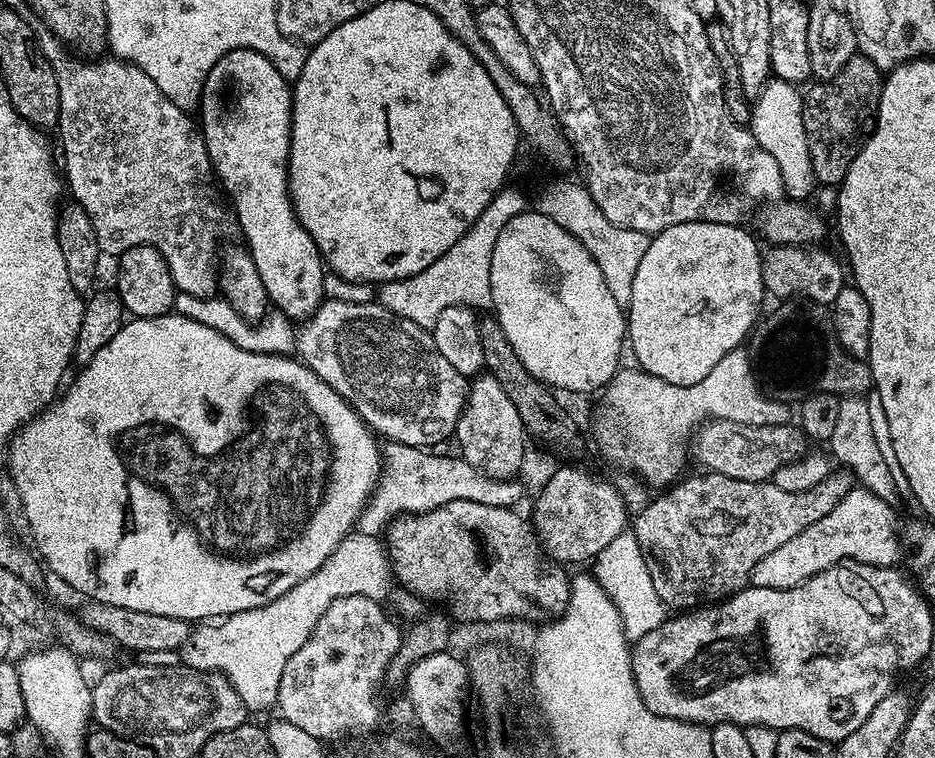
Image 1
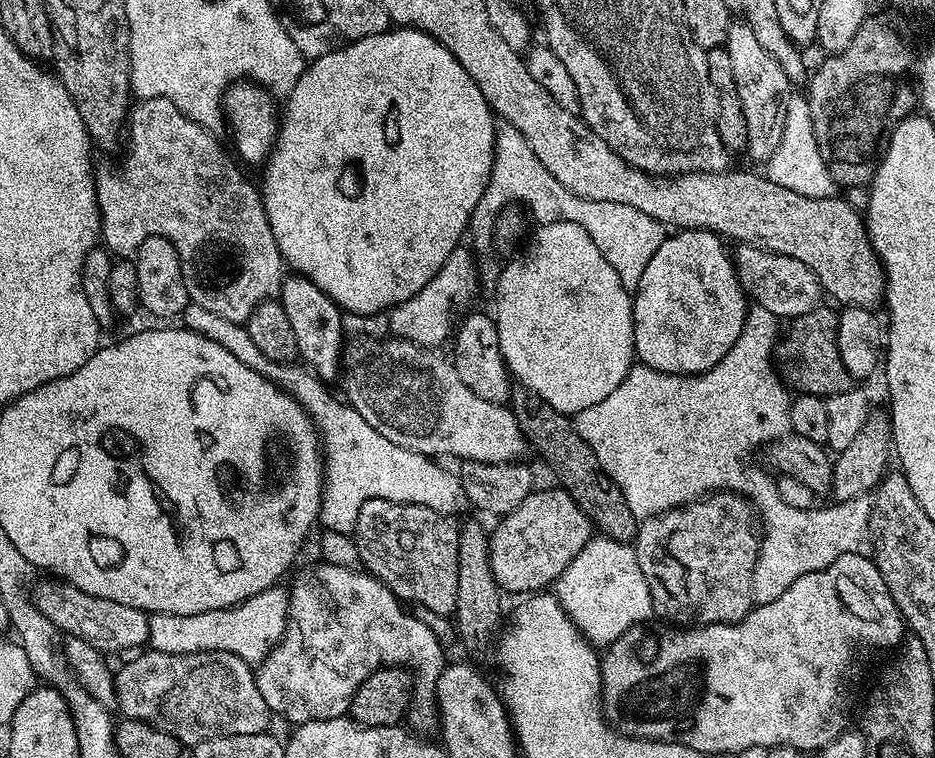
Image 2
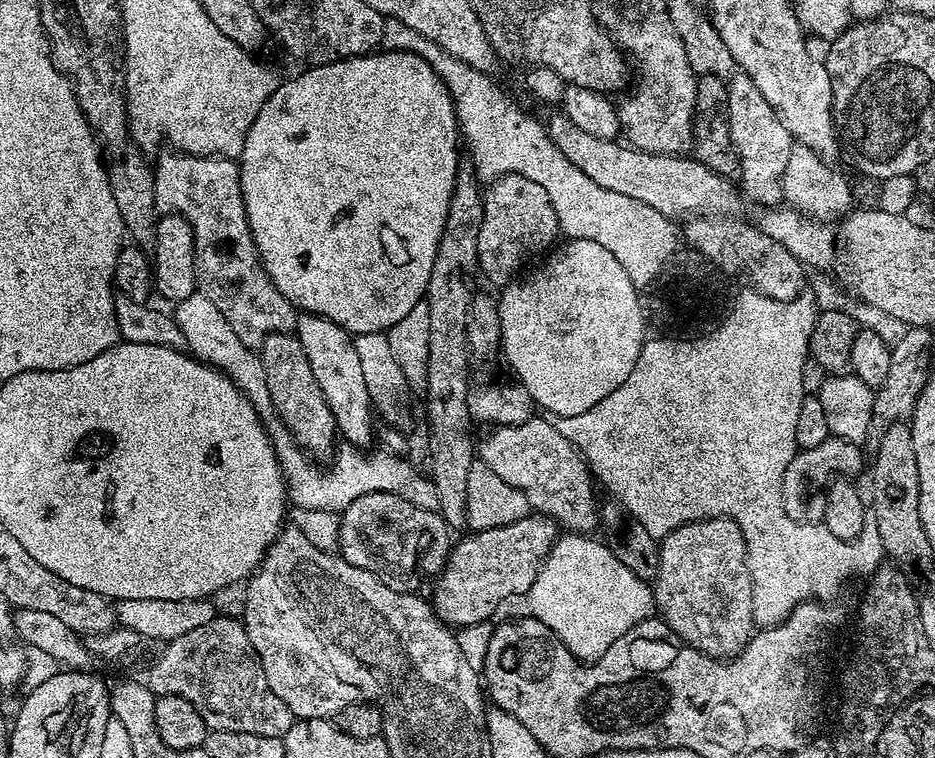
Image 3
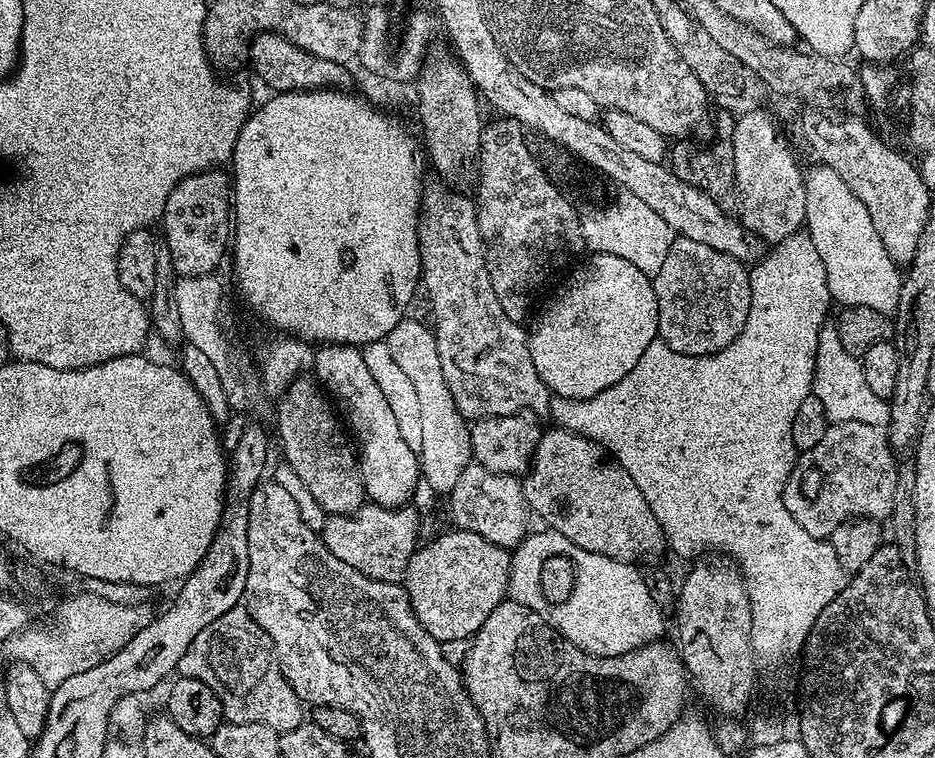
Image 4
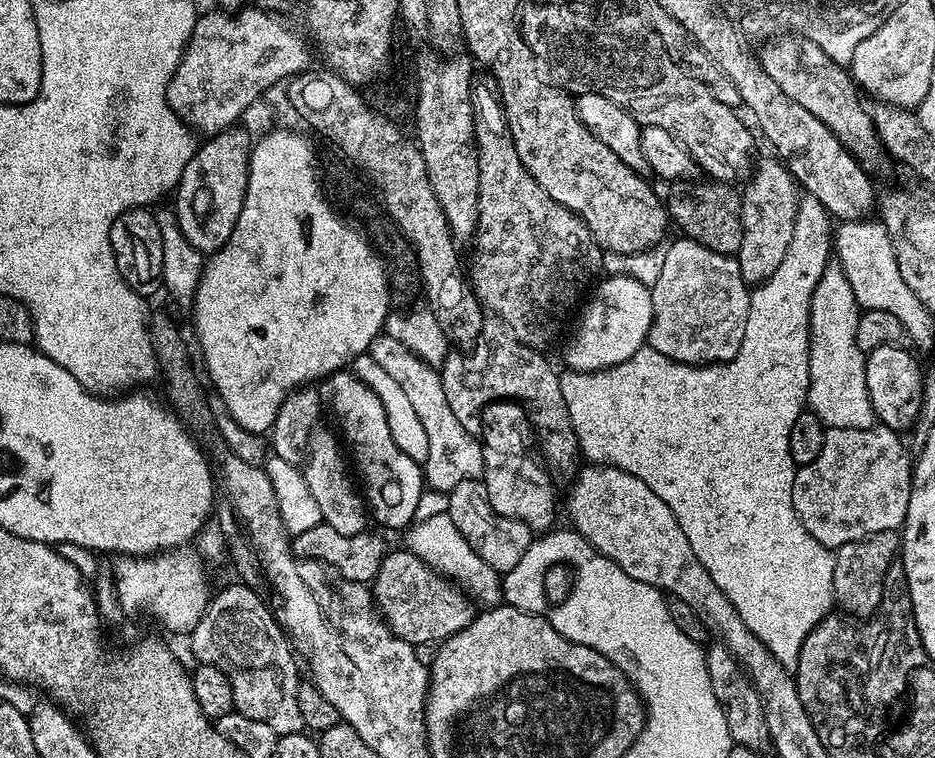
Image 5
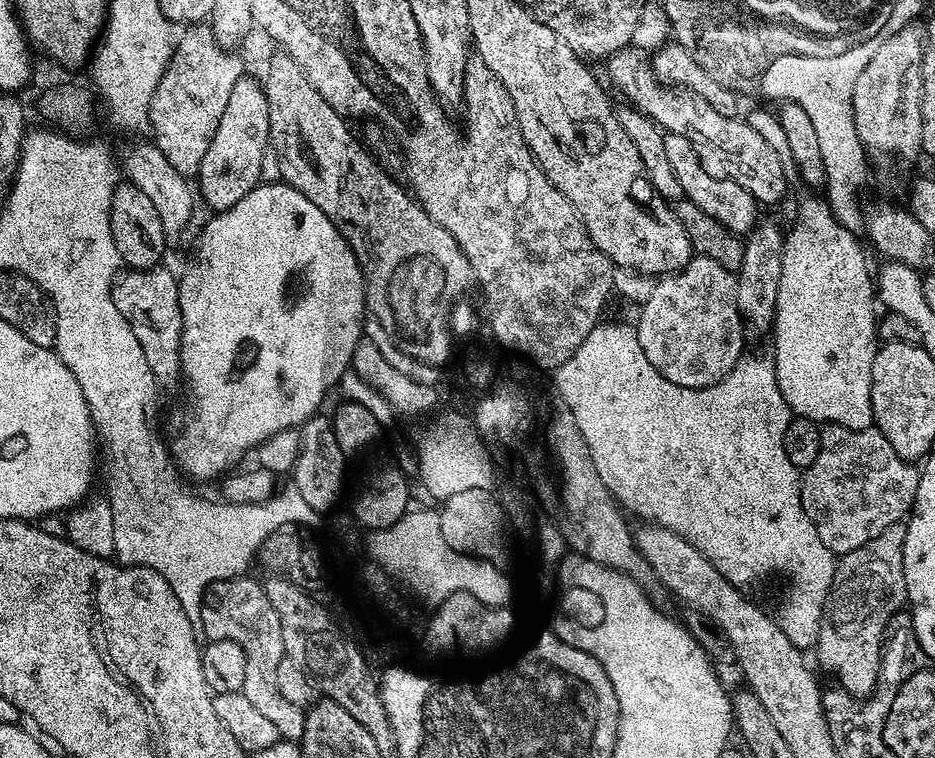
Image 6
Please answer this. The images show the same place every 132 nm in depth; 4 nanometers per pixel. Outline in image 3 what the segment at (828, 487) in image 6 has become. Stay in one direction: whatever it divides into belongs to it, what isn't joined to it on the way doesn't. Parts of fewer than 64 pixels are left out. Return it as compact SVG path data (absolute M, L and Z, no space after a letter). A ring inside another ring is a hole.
M830 438L822 442L822 446L805 448L797 451L792 461L783 465L780 473L780 497L784 503L786 514L799 524L815 524L823 521L826 510L827 487L830 478L839 474L844 478L852 478L855 472L865 471L866 456L860 453L861 445L851 440Z

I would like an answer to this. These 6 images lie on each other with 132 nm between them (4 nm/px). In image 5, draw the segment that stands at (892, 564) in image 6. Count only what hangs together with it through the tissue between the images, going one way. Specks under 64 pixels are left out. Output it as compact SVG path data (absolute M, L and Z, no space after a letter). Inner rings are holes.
M879 532L873 536L862 538L858 542L850 542L846 546L835 549L834 555L834 590L832 595L835 603L845 608L843 611L852 618L867 618L876 611L878 602L884 593L884 575L886 570L897 559L898 553L902 548L902 540L896 532Z

